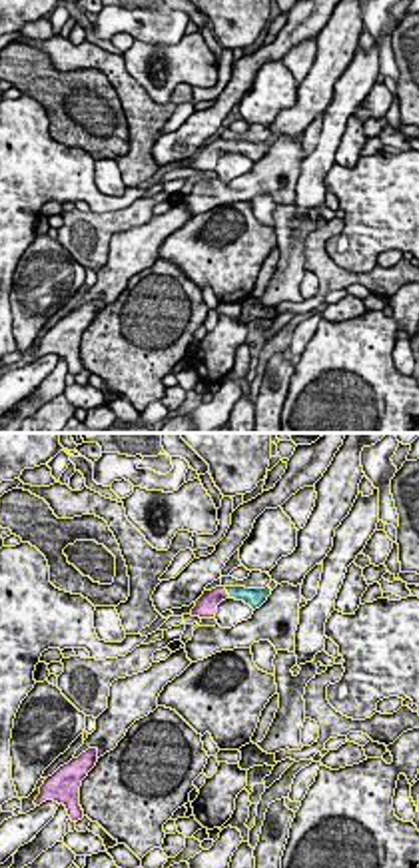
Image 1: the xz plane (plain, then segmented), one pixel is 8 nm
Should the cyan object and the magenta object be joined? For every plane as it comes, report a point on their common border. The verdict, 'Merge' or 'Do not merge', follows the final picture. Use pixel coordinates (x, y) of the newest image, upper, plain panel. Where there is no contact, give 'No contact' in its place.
Touches cyan at (228, 146)

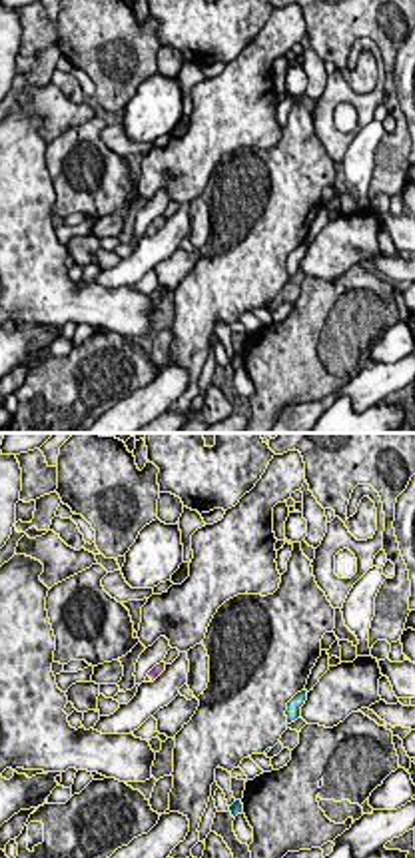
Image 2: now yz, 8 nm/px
Touches cyan at (150, 232)

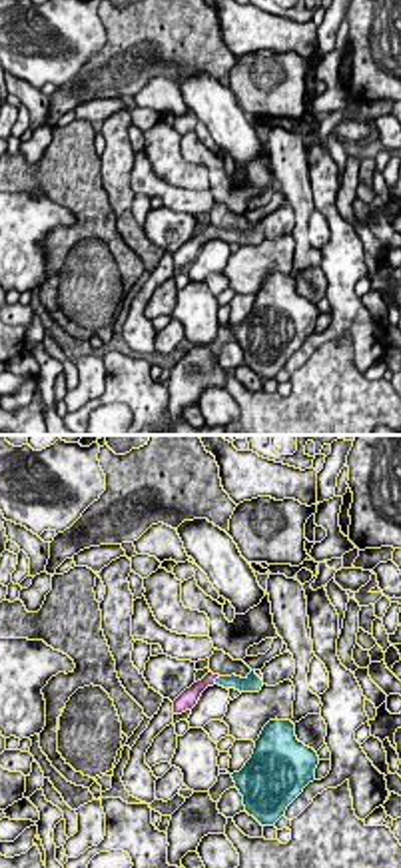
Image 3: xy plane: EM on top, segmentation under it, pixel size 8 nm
Touches cyan at (216, 234)

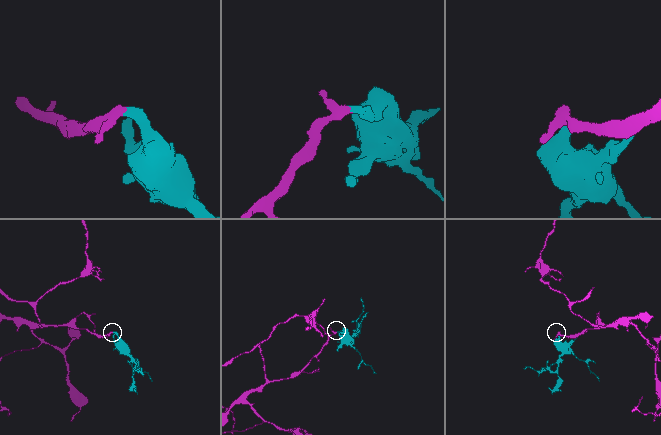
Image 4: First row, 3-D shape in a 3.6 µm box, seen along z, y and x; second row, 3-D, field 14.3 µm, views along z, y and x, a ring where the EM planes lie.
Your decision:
Merge

